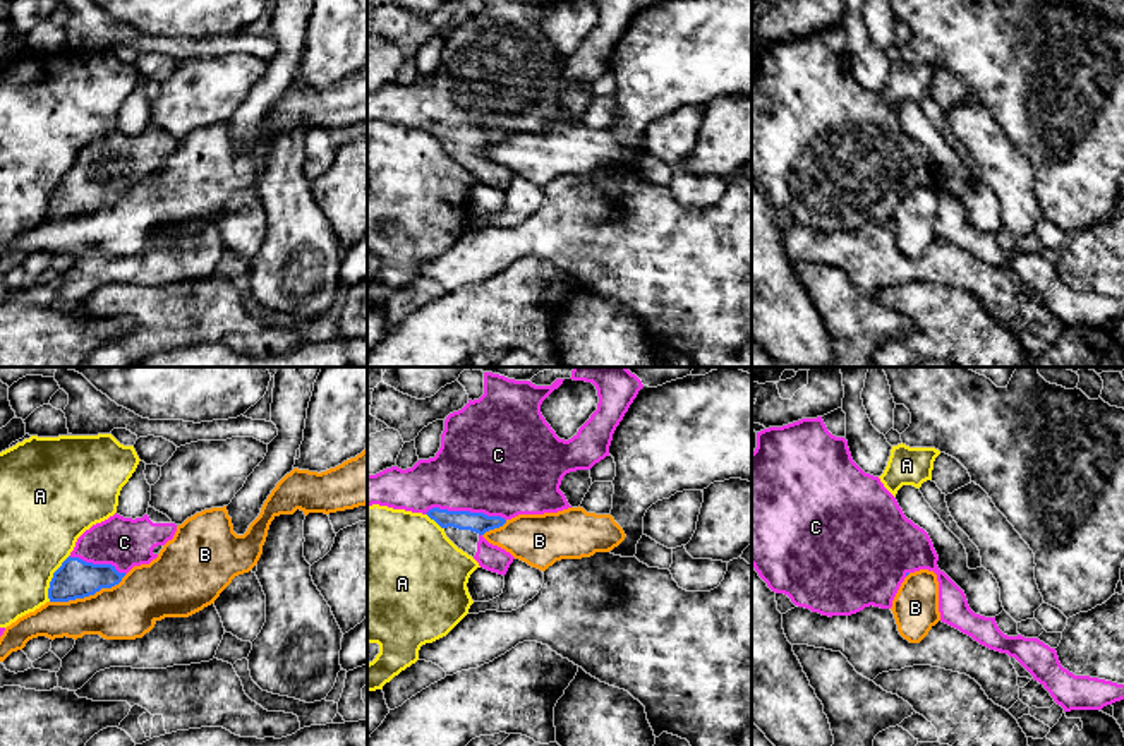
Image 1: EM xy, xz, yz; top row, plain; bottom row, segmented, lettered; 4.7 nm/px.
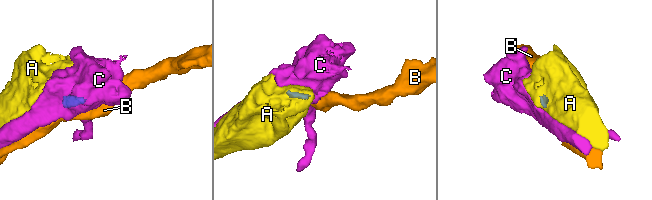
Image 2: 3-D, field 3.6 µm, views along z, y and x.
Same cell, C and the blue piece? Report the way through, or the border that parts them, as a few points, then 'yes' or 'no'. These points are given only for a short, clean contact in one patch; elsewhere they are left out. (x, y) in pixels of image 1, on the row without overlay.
yes

